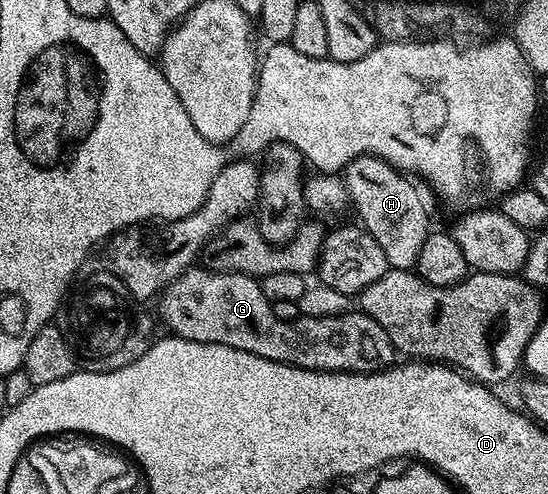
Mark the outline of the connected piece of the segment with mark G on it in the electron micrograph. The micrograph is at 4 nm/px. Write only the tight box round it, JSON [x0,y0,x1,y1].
[159,268,395,374]

